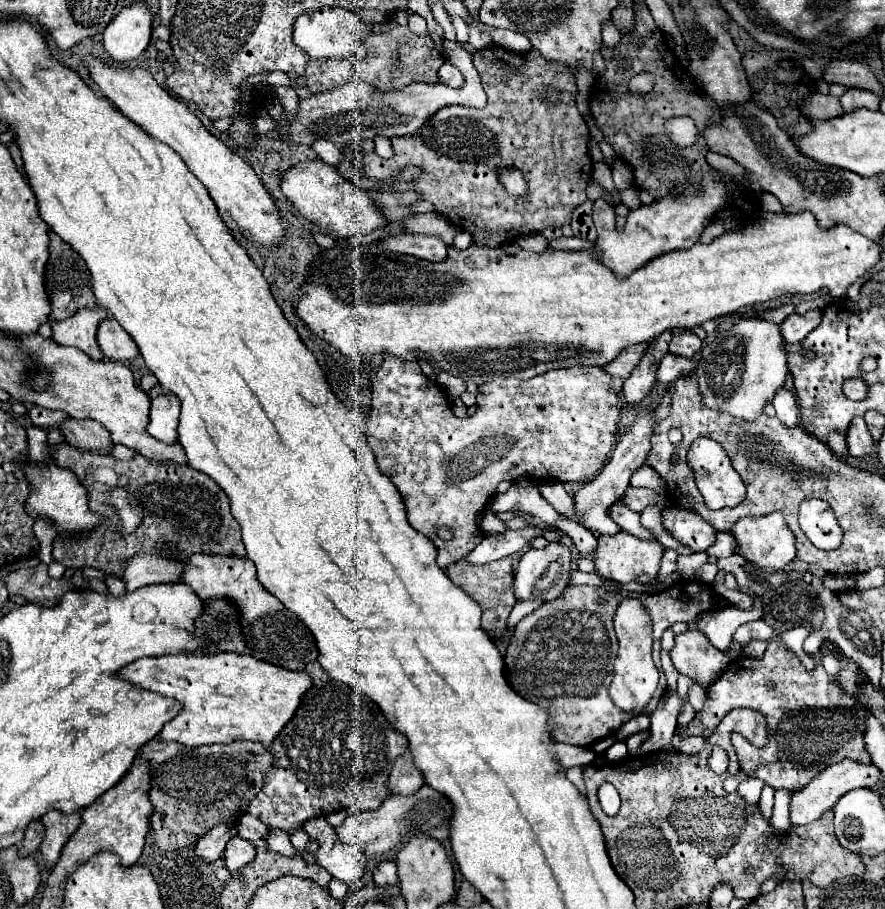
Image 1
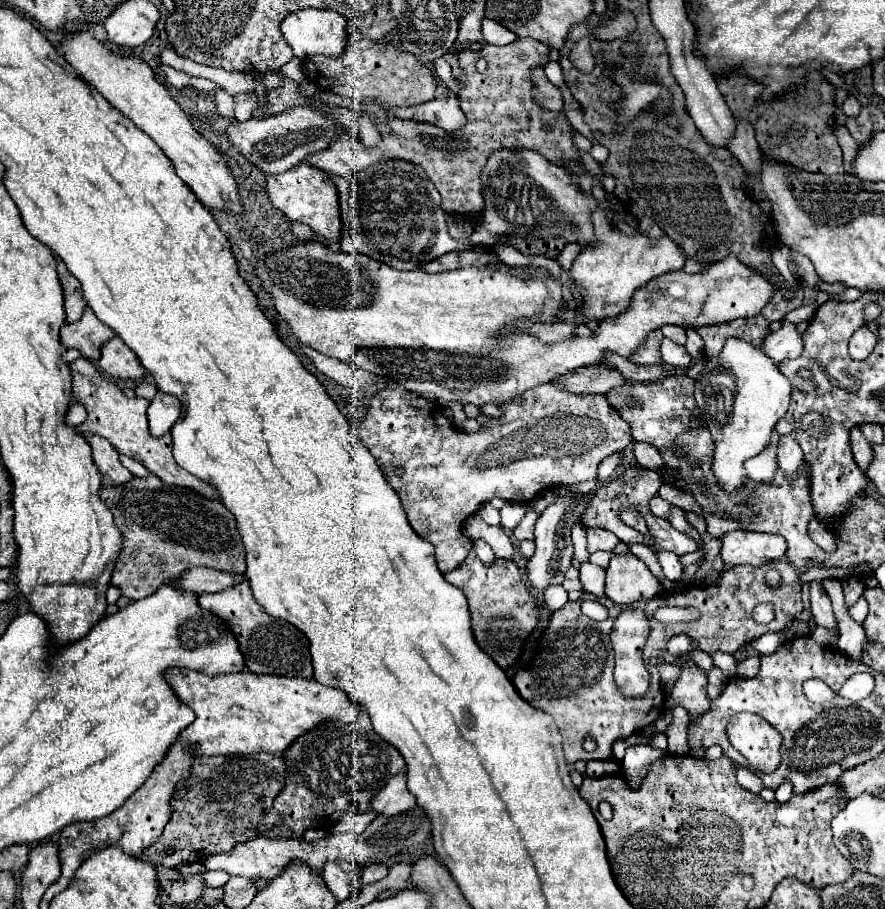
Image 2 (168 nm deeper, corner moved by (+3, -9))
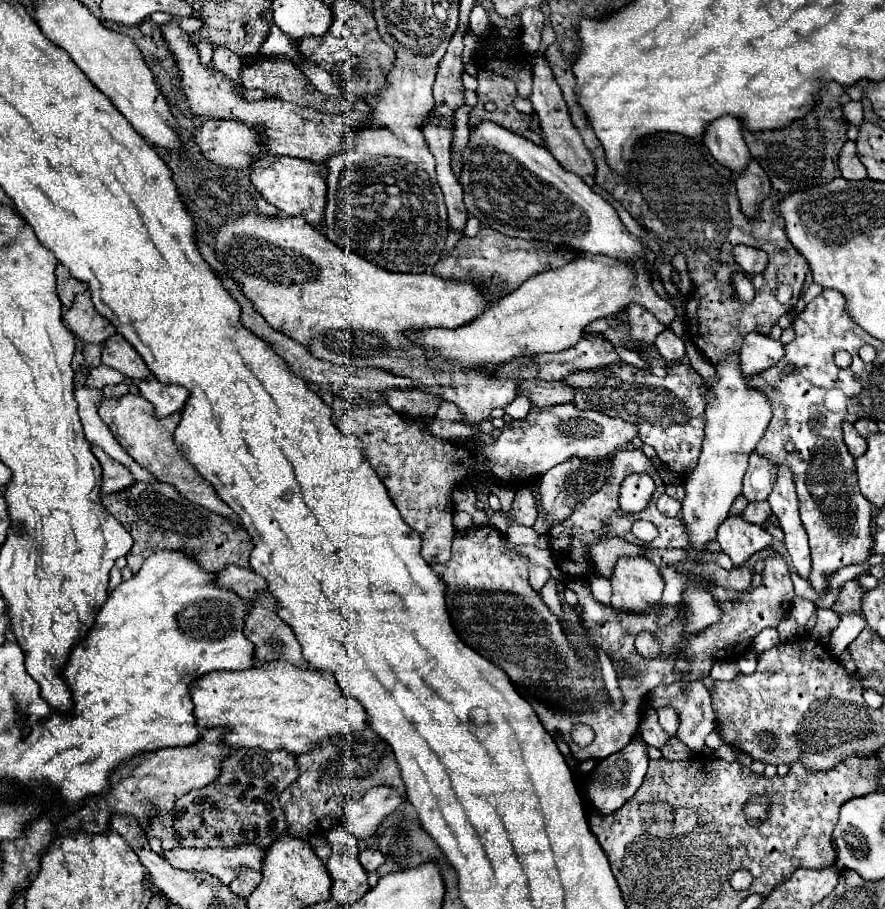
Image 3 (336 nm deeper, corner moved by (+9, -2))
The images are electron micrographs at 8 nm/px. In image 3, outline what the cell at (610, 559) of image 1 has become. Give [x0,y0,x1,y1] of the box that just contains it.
[611,556,663,612]

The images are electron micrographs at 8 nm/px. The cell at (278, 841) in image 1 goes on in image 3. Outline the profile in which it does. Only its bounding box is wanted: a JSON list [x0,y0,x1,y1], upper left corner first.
[163,844,265,884]

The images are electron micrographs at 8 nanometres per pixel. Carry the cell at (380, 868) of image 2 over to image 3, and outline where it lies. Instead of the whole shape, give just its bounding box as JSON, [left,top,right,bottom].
[359,848,385,872]

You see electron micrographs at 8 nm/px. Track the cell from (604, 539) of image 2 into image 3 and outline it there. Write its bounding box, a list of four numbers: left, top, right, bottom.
[589,536,643,578]

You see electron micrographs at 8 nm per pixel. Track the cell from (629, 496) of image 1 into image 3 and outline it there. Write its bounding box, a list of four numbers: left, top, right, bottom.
[657,494,681,516]

